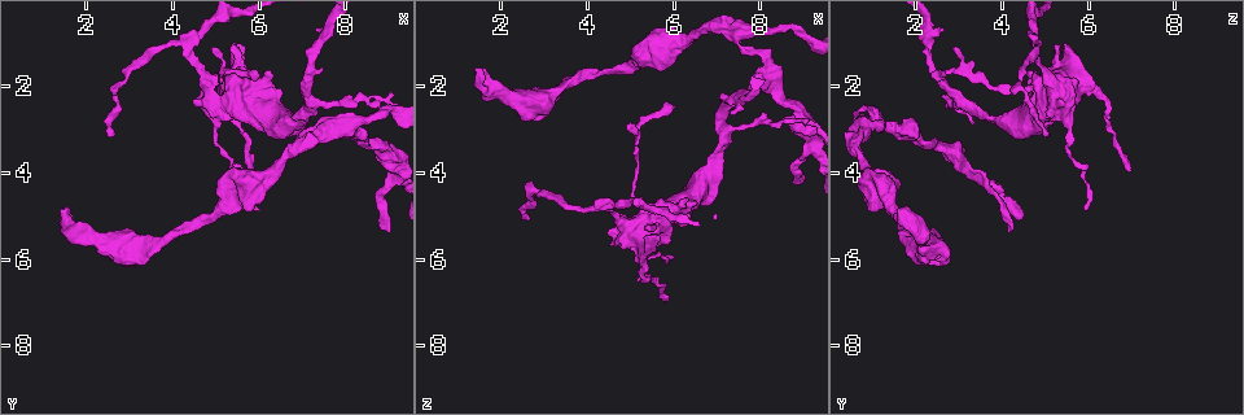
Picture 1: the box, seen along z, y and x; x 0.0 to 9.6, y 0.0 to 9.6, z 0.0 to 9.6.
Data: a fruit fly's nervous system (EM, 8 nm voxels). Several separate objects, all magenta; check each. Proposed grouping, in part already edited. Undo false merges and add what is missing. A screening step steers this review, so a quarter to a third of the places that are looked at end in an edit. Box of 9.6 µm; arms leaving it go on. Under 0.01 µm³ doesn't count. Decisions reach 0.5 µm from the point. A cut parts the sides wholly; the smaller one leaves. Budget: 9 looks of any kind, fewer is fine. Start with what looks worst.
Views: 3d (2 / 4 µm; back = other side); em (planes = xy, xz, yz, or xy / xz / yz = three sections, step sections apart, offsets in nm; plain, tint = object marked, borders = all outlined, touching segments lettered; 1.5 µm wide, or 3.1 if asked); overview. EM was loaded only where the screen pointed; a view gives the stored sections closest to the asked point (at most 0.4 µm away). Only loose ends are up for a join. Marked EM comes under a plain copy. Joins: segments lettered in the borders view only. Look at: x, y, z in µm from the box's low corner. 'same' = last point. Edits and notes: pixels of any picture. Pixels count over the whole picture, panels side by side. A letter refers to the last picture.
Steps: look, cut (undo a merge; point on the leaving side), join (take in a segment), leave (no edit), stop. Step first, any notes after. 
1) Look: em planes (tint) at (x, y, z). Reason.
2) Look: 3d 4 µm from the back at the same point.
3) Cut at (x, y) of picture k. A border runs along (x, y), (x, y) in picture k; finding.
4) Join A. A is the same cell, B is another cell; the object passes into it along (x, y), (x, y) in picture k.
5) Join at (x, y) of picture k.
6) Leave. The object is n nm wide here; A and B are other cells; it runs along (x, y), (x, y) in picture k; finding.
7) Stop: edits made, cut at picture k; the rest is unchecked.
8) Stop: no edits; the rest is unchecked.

Look: em xy step 4 (borders) at (4.35, 1.05, 4.85). Sharp bend.

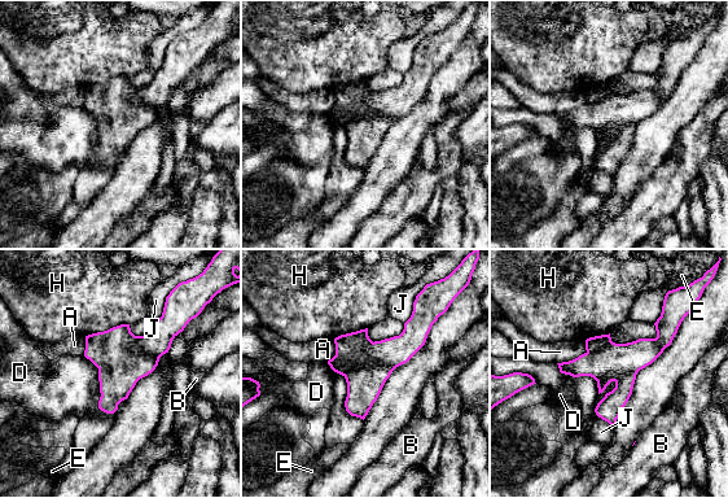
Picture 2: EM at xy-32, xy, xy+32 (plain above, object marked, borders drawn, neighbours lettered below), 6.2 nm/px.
Look: em planes (borders) at the same point.

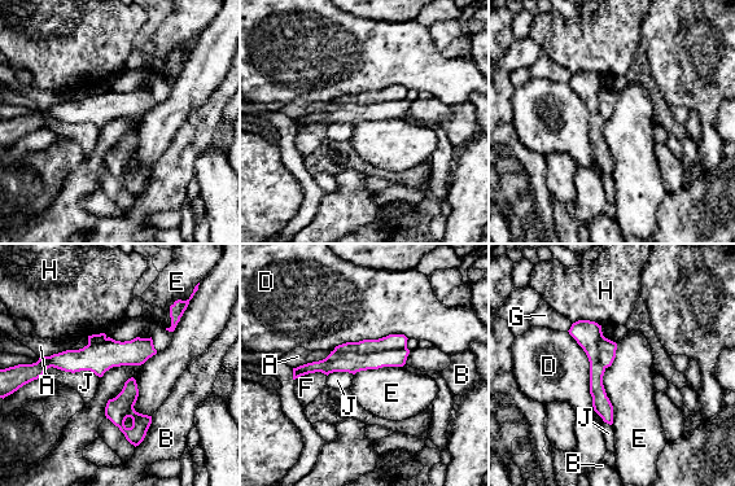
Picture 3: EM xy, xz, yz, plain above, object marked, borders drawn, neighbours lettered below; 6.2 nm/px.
Cut at (336, 362) of picture 3. The longest contact is with D, 500 nm; A, B, D, E, F, G, H and J are other cells; a border runs along (406, 346), (373, 351), (333, 351) in picture 3; a second neuron is stuck on.

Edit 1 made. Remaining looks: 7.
Look: overview. Redraw.

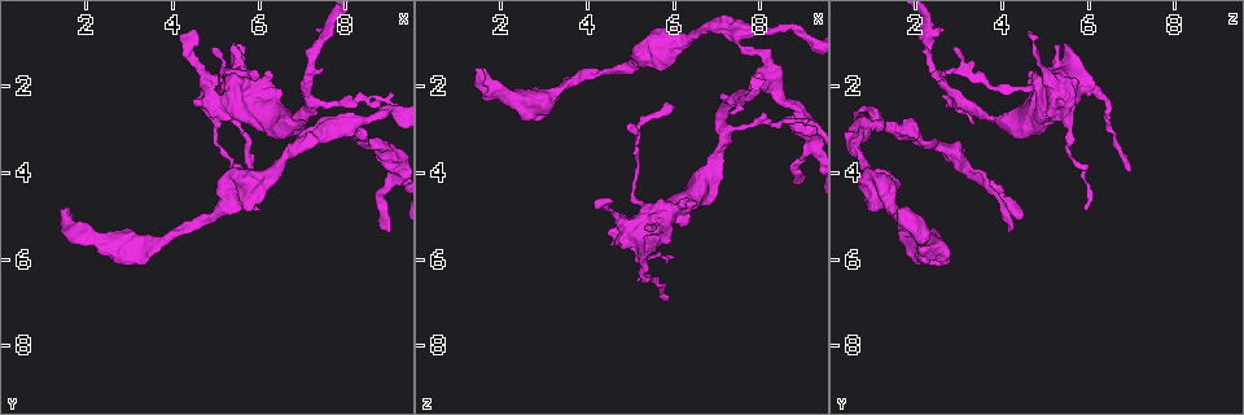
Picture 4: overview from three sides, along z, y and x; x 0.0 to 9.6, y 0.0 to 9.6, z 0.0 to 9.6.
Look: em yz step 8 (tint) at (8.15, 2.90, 1.35). Abrupt turn.

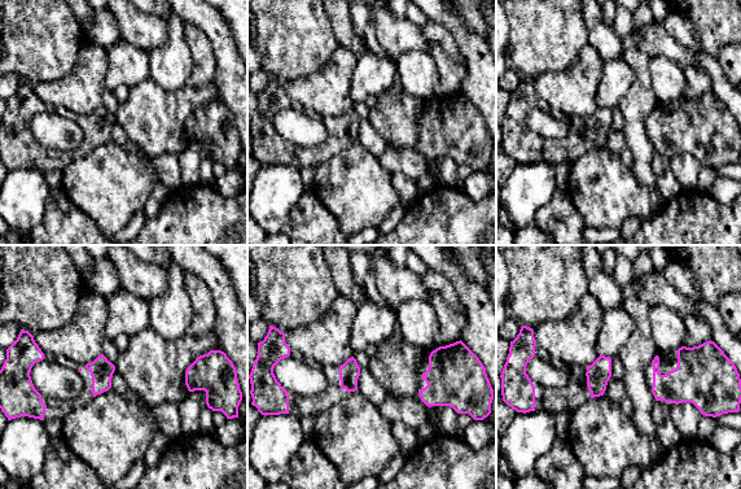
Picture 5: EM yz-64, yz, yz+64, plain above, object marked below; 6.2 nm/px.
Look: em planes (borders) at the same point.

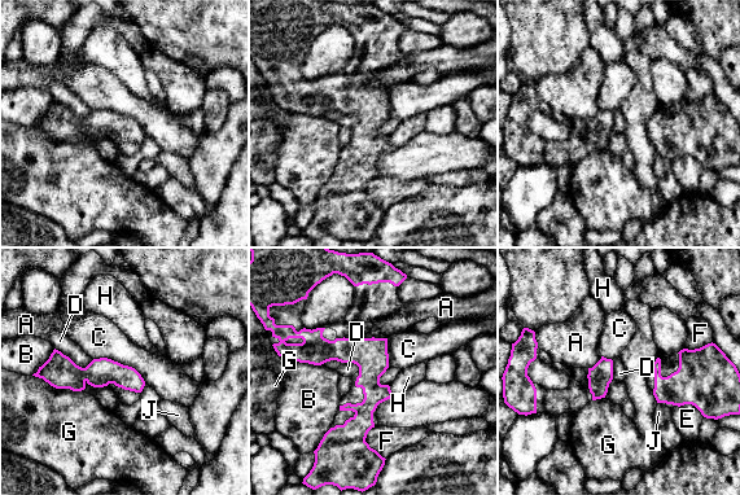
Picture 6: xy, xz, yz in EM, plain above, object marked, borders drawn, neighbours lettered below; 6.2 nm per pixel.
Leave. The object is 170 nm wide here; A, B, C, D, E, F, G, H and J are other cells; continuous, no second neuron.

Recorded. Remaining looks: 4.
Stop: edits made, cut at picture 3; the rest is unchecked.

